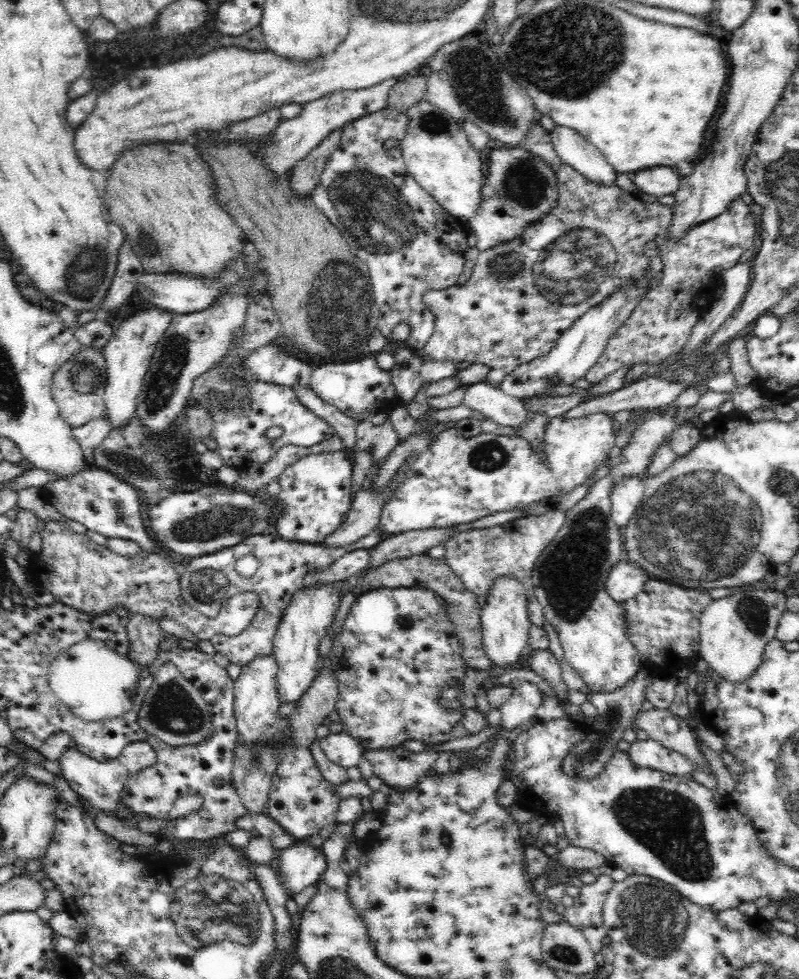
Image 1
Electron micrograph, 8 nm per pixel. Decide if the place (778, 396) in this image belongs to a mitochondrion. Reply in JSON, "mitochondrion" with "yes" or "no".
{"mitochondrion":"no"}

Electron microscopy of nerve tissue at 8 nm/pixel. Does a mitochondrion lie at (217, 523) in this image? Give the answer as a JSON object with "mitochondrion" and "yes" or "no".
{"mitochondrion":"yes"}

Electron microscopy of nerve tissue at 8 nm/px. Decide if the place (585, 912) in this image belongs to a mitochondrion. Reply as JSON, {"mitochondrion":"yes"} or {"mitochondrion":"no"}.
{"mitochondrion":"no"}

